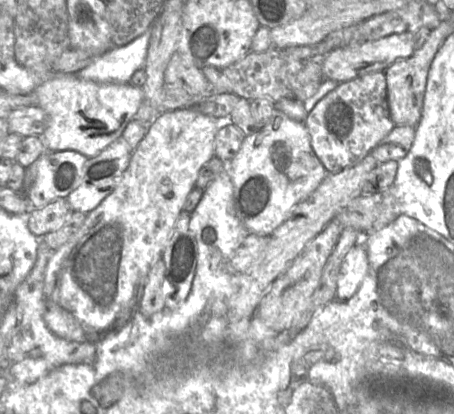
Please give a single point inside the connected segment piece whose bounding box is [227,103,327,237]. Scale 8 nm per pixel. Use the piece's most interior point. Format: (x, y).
(275, 169)

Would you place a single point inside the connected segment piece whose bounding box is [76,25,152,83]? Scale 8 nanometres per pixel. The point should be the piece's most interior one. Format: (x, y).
(117, 65)

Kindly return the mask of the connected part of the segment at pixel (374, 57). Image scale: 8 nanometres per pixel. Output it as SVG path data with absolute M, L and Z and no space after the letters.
M411 32L391 34L373 41L350 43L335 48L321 60L324 79L343 83L368 73L385 71L392 63L410 57L414 51L414 33Z

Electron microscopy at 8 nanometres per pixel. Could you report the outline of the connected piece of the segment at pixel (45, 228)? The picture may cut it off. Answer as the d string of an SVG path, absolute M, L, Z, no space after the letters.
M57 199L41 208L31 208L26 221L30 231L39 238L59 229L71 212L67 199Z

